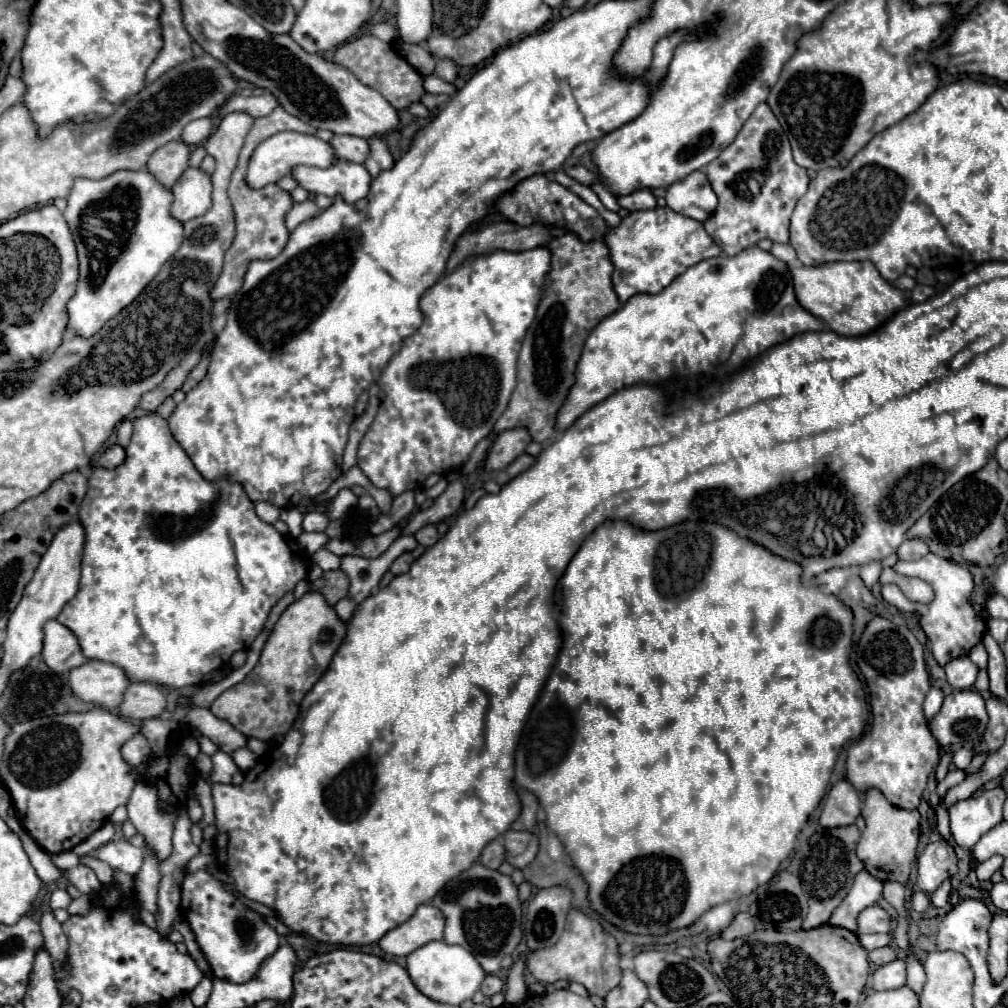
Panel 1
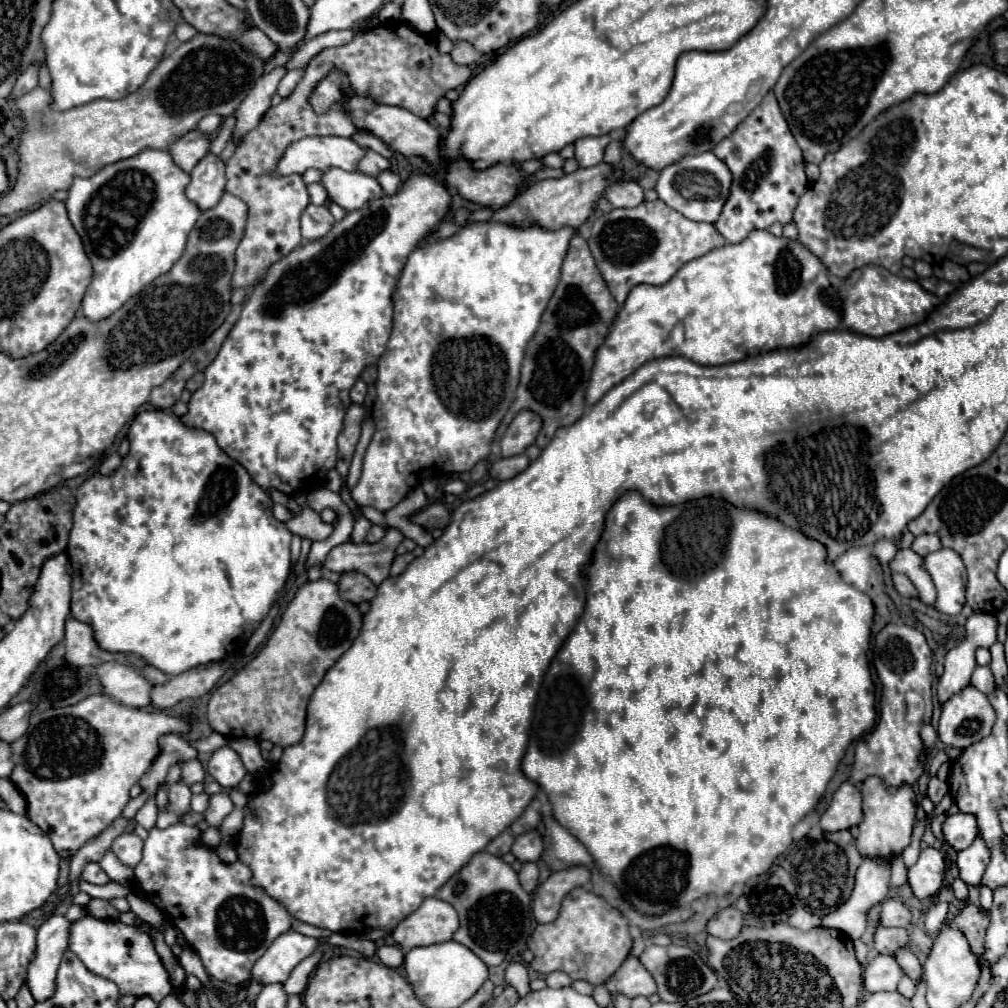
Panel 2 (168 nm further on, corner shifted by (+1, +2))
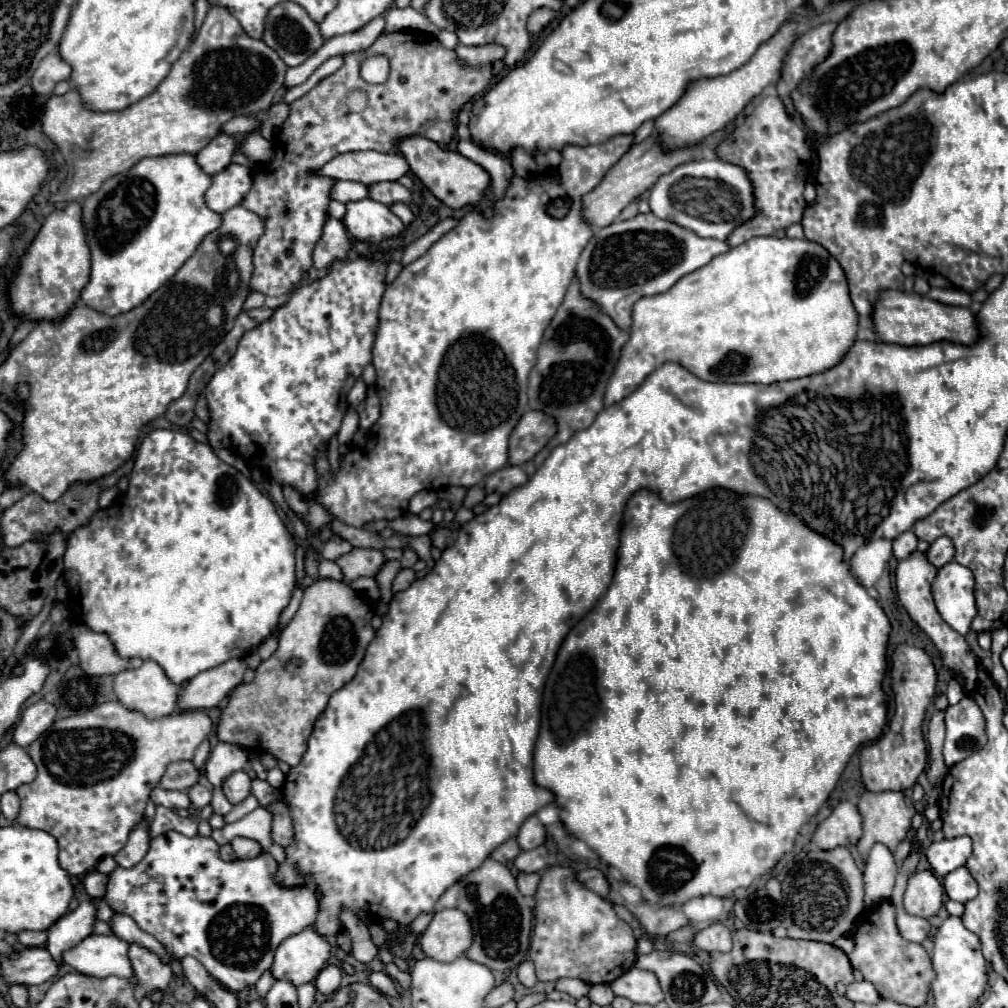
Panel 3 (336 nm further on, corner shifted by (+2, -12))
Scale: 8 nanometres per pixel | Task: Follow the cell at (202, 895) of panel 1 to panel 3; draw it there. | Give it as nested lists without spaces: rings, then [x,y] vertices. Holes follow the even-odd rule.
[[[168,831],[168,833],[158,835],[158,837],[152,839],[150,849],[148,849],[146,857],[144,857],[140,863],[136,863],[136,865],[130,867],[130,869],[116,867],[116,869],[110,873],[108,891],[106,891],[106,895],[104,895],[104,901],[106,901],[108,907],[112,907],[114,913],[122,913],[122,915],[132,917],[142,931],[154,935],[154,937],[172,953],[172,957],[182,959],[182,957],[190,955],[190,957],[198,959],[198,961],[204,965],[204,969],[206,969],[216,981],[220,981],[226,989],[230,989],[230,991],[240,991],[240,989],[244,989],[244,987],[252,987],[252,985],[260,979],[260,975],[272,967],[274,951],[276,951],[276,947],[278,947],[286,937],[290,937],[290,935],[294,935],[294,933],[310,927],[310,925],[316,921],[316,915],[318,915],[318,899],[316,899],[314,891],[308,889],[308,887],[304,887],[304,885],[300,885],[300,887],[288,887],[288,885],[278,883],[278,881],[274,879],[274,877],[276,877],[276,871],[278,871],[278,863],[274,861],[274,857],[272,857],[268,851],[262,851],[262,853],[260,853],[258,857],[254,857],[254,859],[224,861],[224,859],[220,859],[220,847],[214,843],[214,839],[210,839],[210,837],[200,837],[200,835],[196,835],[196,837],[186,837],[186,835],[182,835],[182,833]]]

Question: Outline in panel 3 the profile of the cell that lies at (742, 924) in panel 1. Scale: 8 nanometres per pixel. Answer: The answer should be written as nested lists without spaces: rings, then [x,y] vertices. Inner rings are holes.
[[[712,923],[694,935],[694,945],[698,949],[704,949],[704,951],[726,953],[732,947],[732,933],[722,923]]]

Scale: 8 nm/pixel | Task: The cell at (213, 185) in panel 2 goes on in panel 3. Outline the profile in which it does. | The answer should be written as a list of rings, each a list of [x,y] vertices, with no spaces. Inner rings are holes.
[[[232,163],[226,171],[212,177],[212,187],[206,193],[206,203],[212,211],[224,213],[244,201],[252,187],[252,169]]]

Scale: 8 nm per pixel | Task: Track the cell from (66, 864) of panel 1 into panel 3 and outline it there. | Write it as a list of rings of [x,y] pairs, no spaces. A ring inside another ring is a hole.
[[[142,819],[132,829],[132,833],[128,837],[128,843],[114,855],[116,863],[120,867],[134,867],[146,855],[148,843],[150,843],[150,823],[146,819]]]

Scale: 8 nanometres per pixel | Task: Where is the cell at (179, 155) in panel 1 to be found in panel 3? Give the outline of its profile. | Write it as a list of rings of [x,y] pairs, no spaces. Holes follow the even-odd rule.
[[[220,133],[196,157],[198,157],[200,167],[206,173],[214,175],[214,173],[220,173],[224,167],[228,167],[232,163],[232,157],[234,157],[236,151],[238,151],[238,141],[234,139],[234,135]]]

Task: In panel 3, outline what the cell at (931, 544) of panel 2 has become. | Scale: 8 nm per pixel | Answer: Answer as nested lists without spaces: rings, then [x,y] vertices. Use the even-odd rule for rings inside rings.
[[[938,537],[930,549],[928,549],[928,559],[930,563],[934,563],[934,567],[944,567],[946,563],[950,563],[954,559],[954,543],[948,537]]]

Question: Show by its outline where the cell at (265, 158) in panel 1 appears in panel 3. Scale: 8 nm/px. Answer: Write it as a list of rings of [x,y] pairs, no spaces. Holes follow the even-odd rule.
[[[356,151],[338,155],[330,163],[326,163],[326,167],[322,167],[322,175],[330,175],[332,179],[360,181],[364,185],[398,181],[408,173],[410,165],[400,153],[390,155],[378,151]]]

